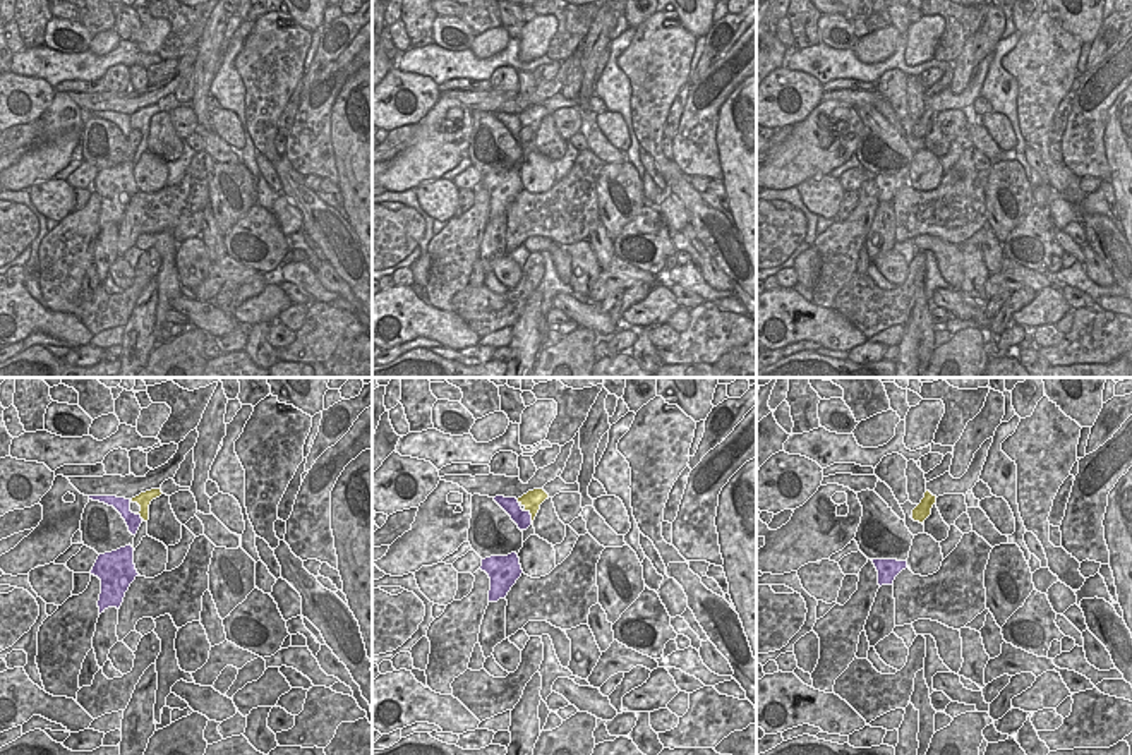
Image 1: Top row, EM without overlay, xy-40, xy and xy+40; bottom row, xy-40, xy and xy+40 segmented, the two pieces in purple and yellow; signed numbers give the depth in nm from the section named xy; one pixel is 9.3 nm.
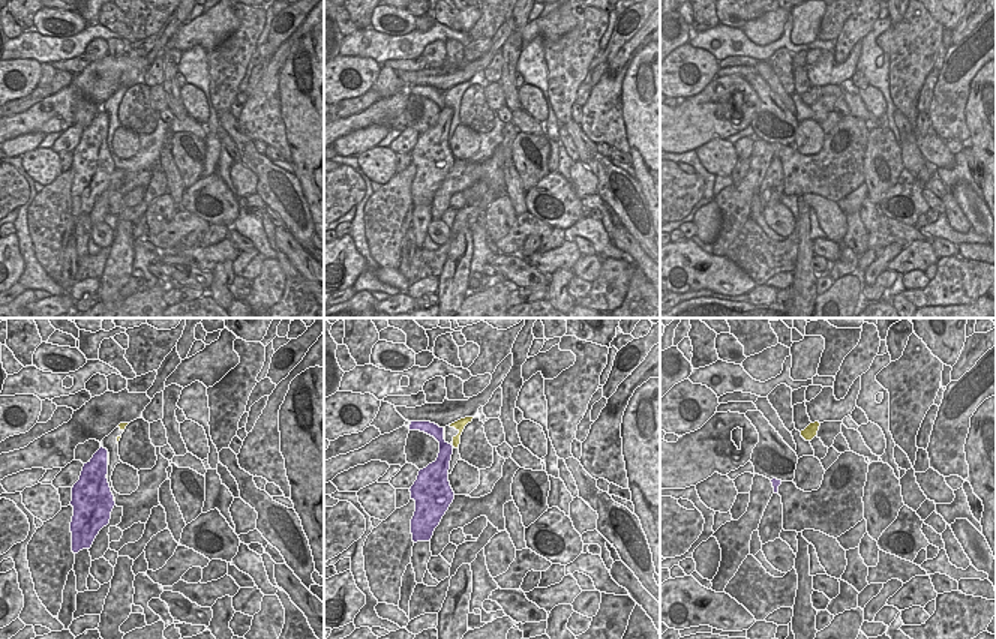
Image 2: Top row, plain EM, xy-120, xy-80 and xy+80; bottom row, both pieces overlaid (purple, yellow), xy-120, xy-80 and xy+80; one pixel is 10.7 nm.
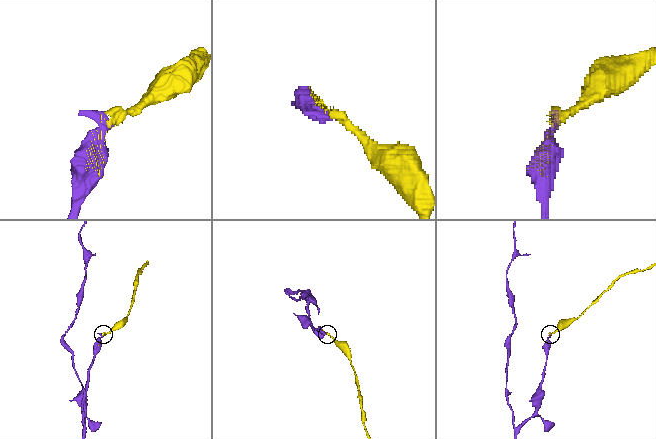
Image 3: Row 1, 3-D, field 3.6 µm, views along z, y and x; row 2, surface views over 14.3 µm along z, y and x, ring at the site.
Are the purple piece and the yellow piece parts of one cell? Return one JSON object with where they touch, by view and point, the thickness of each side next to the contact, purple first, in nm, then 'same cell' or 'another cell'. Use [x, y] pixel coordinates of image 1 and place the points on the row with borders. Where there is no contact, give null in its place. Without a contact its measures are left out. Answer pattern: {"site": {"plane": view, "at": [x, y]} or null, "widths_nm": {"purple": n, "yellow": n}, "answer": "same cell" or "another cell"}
{"site": {"plane": "xy", "at": [530, 517]}, "widths_nm": {"purple": 160, "yellow": 180}, "answer": "same cell"}

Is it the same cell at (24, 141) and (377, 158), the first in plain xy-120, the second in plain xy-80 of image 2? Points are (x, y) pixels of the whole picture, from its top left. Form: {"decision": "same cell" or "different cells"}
{"decision": "different cells"}

